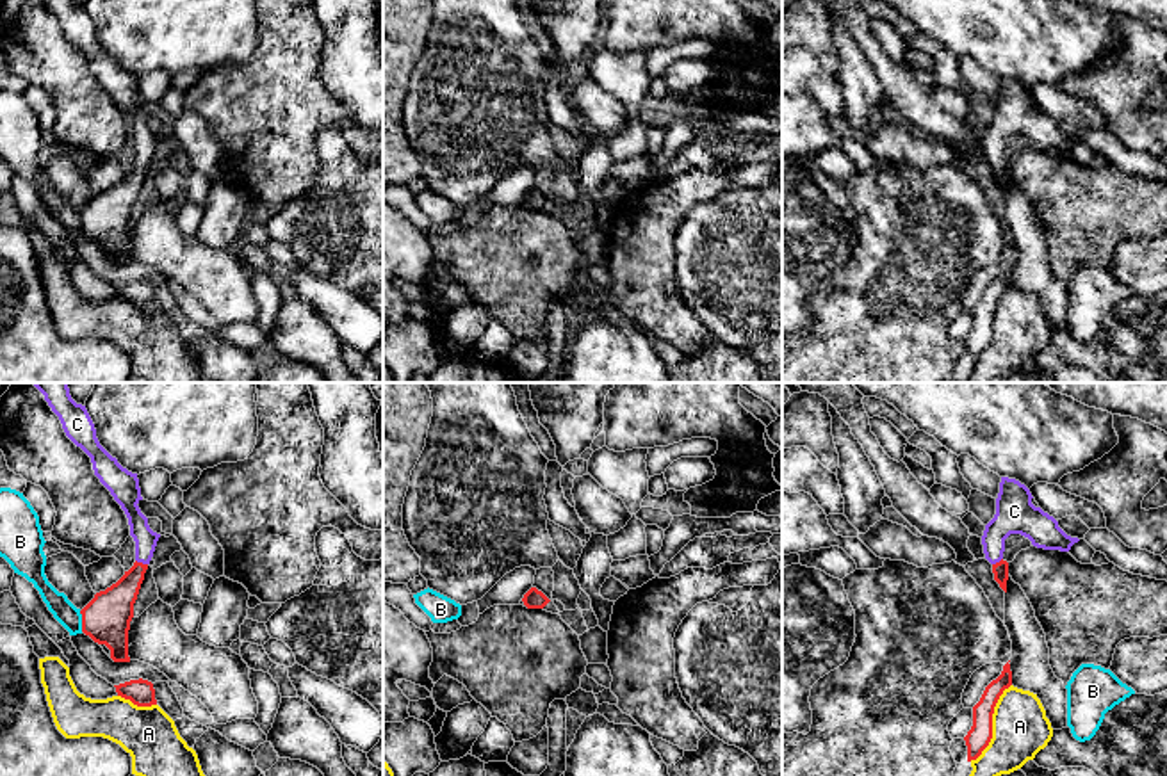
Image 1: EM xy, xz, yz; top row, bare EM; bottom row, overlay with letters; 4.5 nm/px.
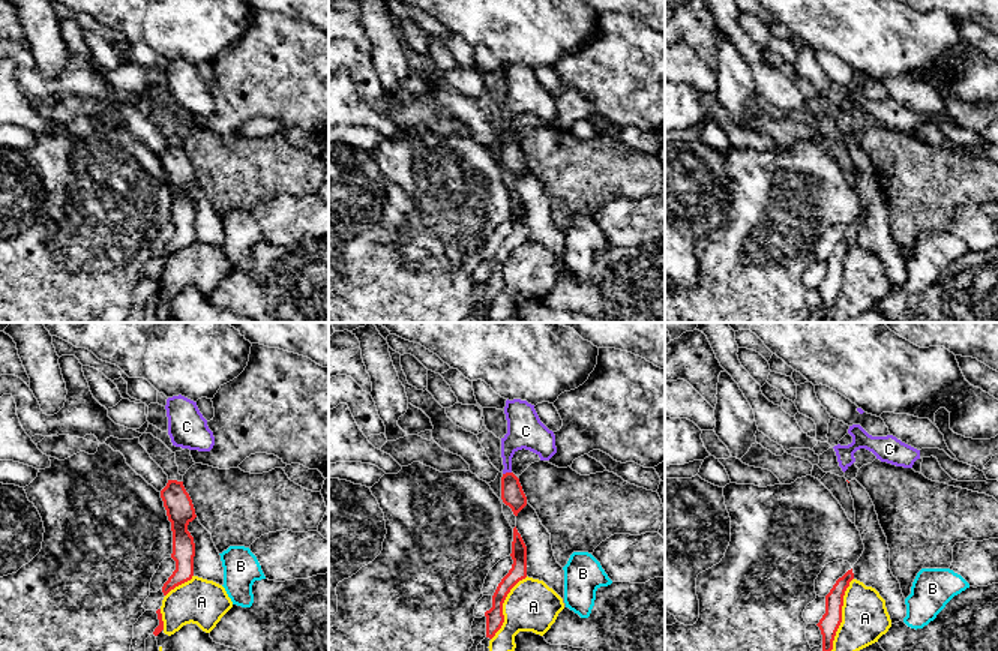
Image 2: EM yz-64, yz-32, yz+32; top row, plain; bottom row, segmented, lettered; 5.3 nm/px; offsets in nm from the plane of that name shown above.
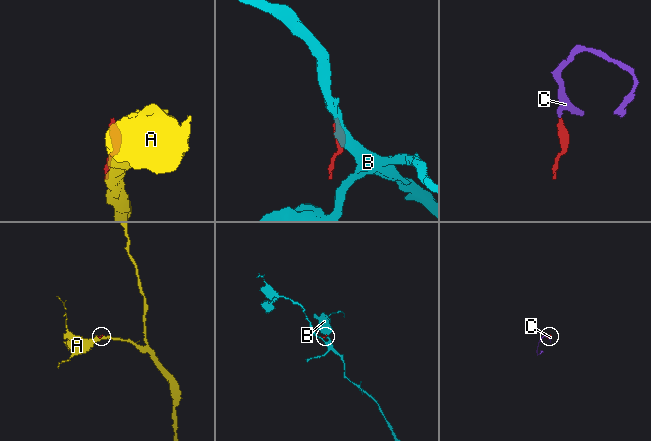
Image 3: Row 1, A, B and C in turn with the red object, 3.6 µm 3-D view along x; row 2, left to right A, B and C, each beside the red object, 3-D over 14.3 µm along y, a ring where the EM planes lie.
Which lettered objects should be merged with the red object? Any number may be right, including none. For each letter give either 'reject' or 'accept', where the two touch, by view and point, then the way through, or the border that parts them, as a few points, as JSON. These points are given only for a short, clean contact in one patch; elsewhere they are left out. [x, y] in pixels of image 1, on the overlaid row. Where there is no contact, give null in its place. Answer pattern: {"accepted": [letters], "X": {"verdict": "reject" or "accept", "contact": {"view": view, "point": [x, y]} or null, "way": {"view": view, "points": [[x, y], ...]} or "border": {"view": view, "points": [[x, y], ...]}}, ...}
{"accepted": ["C"], "A": {"verdict": "reject", "contact": {"view": "yz", "point": [991, 725]}}, "B": {"verdict": "reject", "contact": {"view": "xy", "point": [82, 622]}, "border": {"view": "xy", "points": [[79, 611], [82, 630]]}}, "C": {"verdict": "accept", "contact": {"view": "xy", "point": [141, 563]}, "way": {"view": "xy", "points": [[113, 609], [141, 563], [145, 538]]}}}

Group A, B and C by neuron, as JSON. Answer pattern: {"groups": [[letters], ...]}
{"groups": [["A"], ["B"], ["C"]]}

